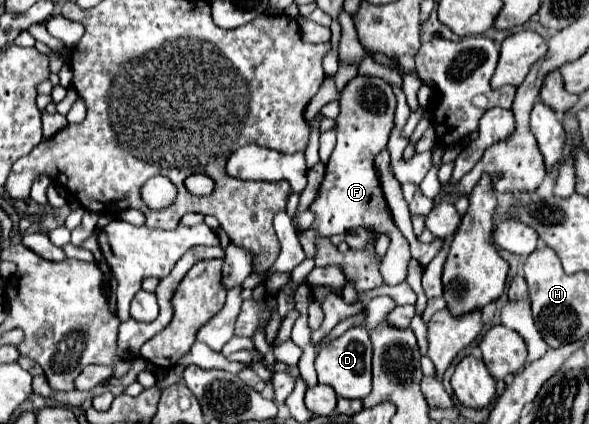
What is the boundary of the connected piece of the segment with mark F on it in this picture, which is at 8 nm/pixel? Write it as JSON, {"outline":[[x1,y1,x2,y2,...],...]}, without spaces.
{"outline":[[355,76,341,90,339,96,341,112,335,120,337,128,337,146,325,166,325,175,321,188,317,192,315,202,309,210,315,214,315,222,311,228,299,236,301,246,307,256,315,256,315,236,335,236,347,234,353,228,371,228,379,234,389,236,389,250,380,264,385,284,401,284,407,278,407,264,411,258,409,242,399,232,385,194,379,184,379,176,375,170,375,156,387,146,389,132,393,128,395,102,387,98,387,82,373,76]]}

